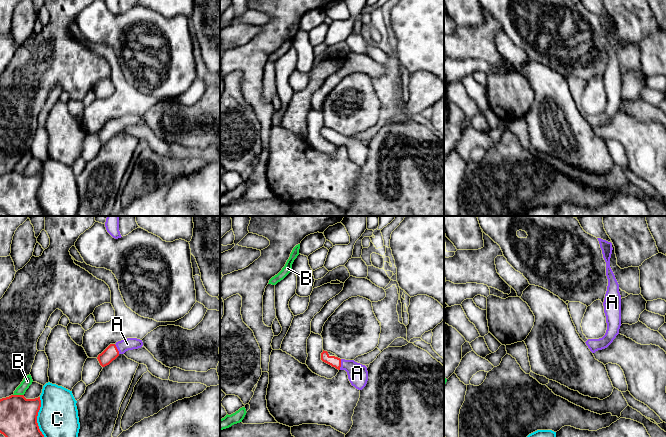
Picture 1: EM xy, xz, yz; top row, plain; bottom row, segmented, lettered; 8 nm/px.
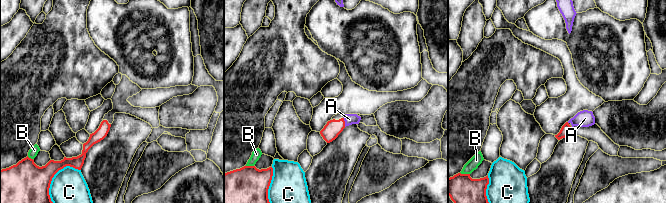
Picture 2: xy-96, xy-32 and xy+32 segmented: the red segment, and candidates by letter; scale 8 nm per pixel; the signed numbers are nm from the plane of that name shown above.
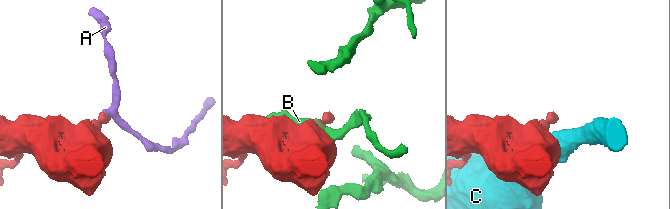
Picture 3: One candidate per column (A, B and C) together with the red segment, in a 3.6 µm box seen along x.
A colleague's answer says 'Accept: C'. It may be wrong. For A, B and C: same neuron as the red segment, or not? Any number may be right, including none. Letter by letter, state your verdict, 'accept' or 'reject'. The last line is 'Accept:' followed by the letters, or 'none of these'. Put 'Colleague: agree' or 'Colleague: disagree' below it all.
A: accept
B: reject
C: reject
Accept: A
Colleague: disagree

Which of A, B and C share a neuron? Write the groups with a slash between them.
A / B / C

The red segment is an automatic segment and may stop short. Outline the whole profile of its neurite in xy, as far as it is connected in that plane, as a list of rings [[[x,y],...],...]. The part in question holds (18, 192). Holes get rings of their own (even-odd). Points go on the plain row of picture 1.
[[[11,171],[0,175],[0,209],[7,216],[45,216],[37,199],[40,183],[40,173],[26,175],[24,171]]]

